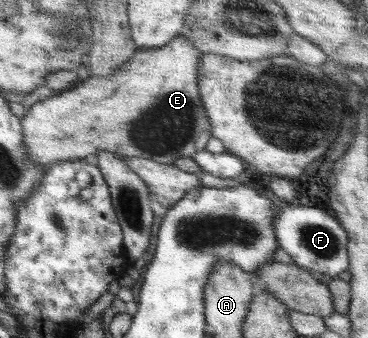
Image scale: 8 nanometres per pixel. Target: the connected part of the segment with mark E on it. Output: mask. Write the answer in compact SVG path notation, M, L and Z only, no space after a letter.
M179 35L161 48L137 48L133 56L113 74L88 77L68 91L27 107L20 124L28 157L45 169L71 159L91 159L100 150L120 156L147 158L162 164L173 164L180 158L192 157L205 149L212 136L198 89L202 56L203 53L193 42Z

